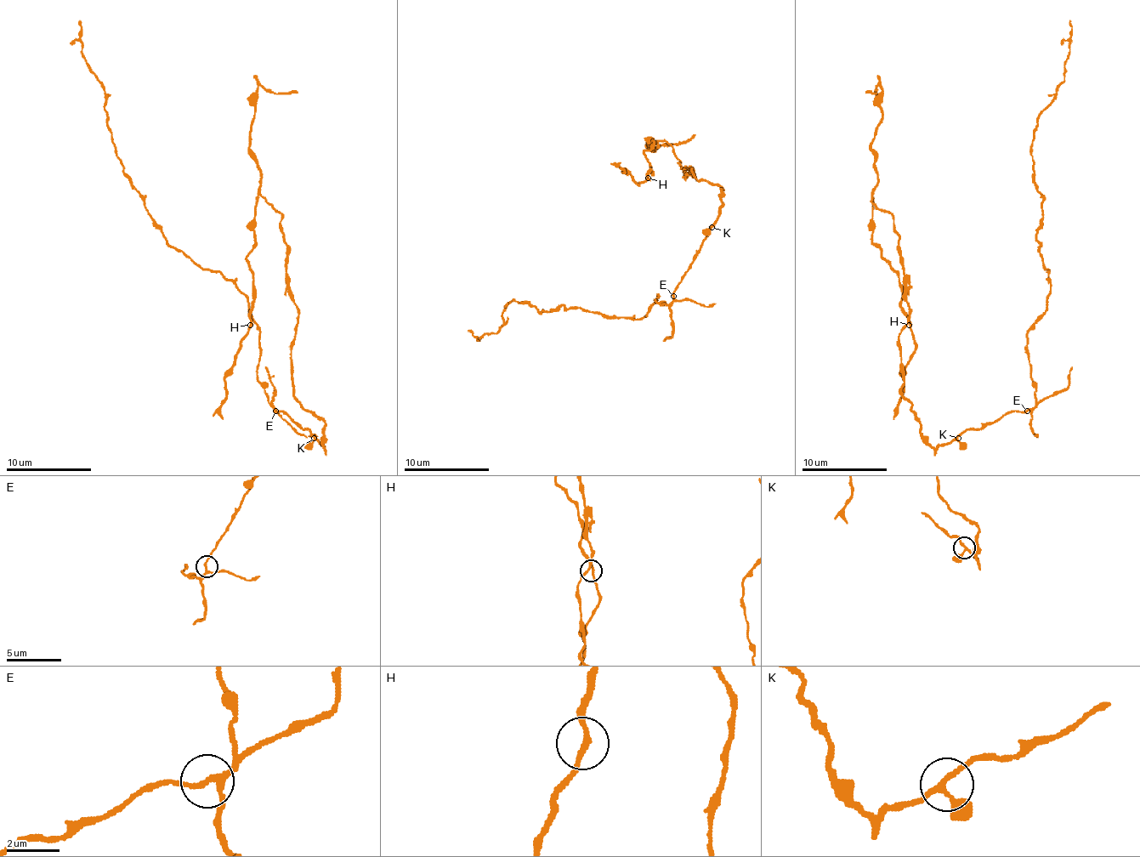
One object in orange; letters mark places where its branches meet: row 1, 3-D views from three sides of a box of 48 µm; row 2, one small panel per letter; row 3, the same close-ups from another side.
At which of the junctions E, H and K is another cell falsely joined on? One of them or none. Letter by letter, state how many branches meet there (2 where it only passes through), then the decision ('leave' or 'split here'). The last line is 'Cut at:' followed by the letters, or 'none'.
E: 3 branches meet; split here
H: 2 branches meet; leave
K: 3 branches meet; leave
Cut at: E

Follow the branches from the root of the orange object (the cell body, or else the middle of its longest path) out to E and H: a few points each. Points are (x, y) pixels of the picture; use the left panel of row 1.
E: (314, 435), (286, 412), (275, 410)
H: (314, 435), (325, 446), (325, 422), (292, 384), (298, 308), (281, 216), (260, 196), (246, 258), (250, 325)

